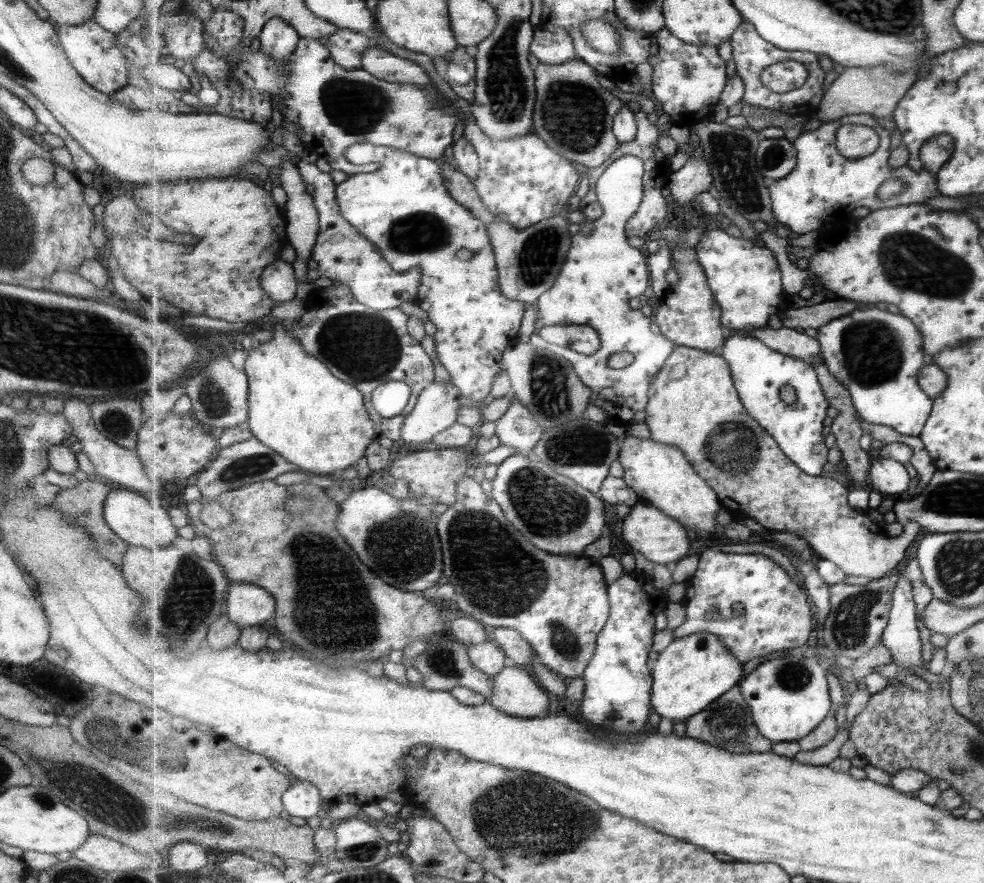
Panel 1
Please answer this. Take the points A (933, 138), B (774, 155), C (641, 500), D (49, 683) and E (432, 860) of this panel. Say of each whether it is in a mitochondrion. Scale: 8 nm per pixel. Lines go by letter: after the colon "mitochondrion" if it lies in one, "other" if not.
A: mitochondrion
B: mitochondrion
C: other
D: other
E: mitochondrion

